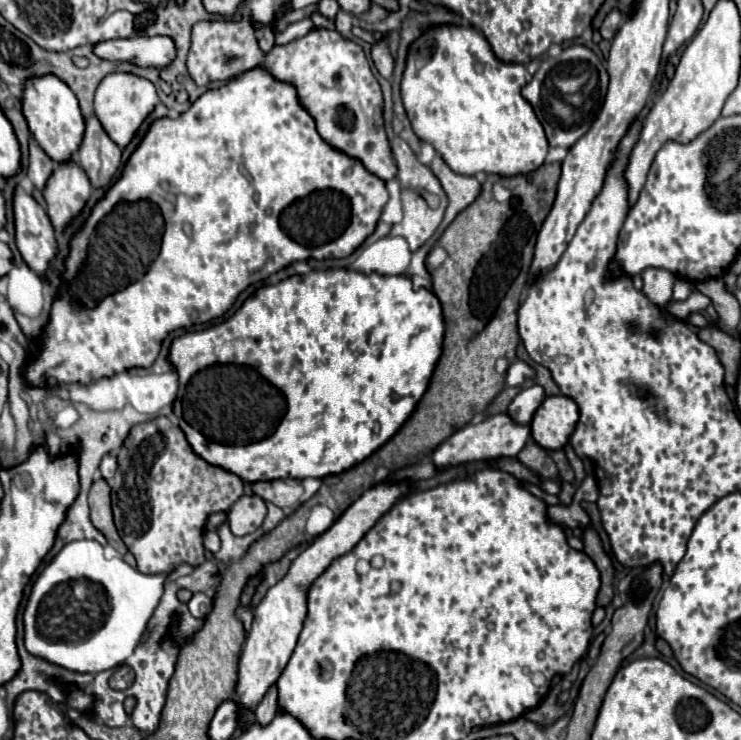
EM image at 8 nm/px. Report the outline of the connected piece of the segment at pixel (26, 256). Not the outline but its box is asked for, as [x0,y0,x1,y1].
[13,186,57,276]

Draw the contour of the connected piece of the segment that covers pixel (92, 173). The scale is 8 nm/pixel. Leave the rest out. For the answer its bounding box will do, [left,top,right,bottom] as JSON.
[75,116,121,188]

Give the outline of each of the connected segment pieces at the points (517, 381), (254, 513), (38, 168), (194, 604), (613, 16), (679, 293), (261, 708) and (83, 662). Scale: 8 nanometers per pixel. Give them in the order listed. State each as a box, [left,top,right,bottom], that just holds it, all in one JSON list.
[[505,362,535,386],[229,496,265,536],[27,138,55,190],[187,592,211,618],[599,8,623,40],[673,280,695,302],[255,686,279,724],[23,540,165,674]]

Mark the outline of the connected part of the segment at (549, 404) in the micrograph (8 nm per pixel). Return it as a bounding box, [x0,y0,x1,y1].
[531,396,579,450]

